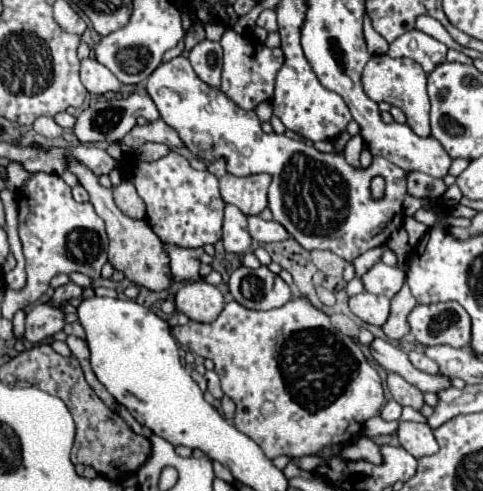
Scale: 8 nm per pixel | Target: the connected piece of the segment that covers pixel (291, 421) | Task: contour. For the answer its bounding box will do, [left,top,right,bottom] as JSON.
[172,293,384,461]

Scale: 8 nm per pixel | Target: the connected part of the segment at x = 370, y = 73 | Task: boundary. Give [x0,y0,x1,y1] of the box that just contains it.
[364,55,430,137]

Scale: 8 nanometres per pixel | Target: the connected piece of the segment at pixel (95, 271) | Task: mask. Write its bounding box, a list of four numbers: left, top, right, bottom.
[2,173,108,319]

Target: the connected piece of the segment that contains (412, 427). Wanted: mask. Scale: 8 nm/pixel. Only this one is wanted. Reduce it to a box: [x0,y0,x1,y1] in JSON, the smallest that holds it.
[396,421,438,459]

